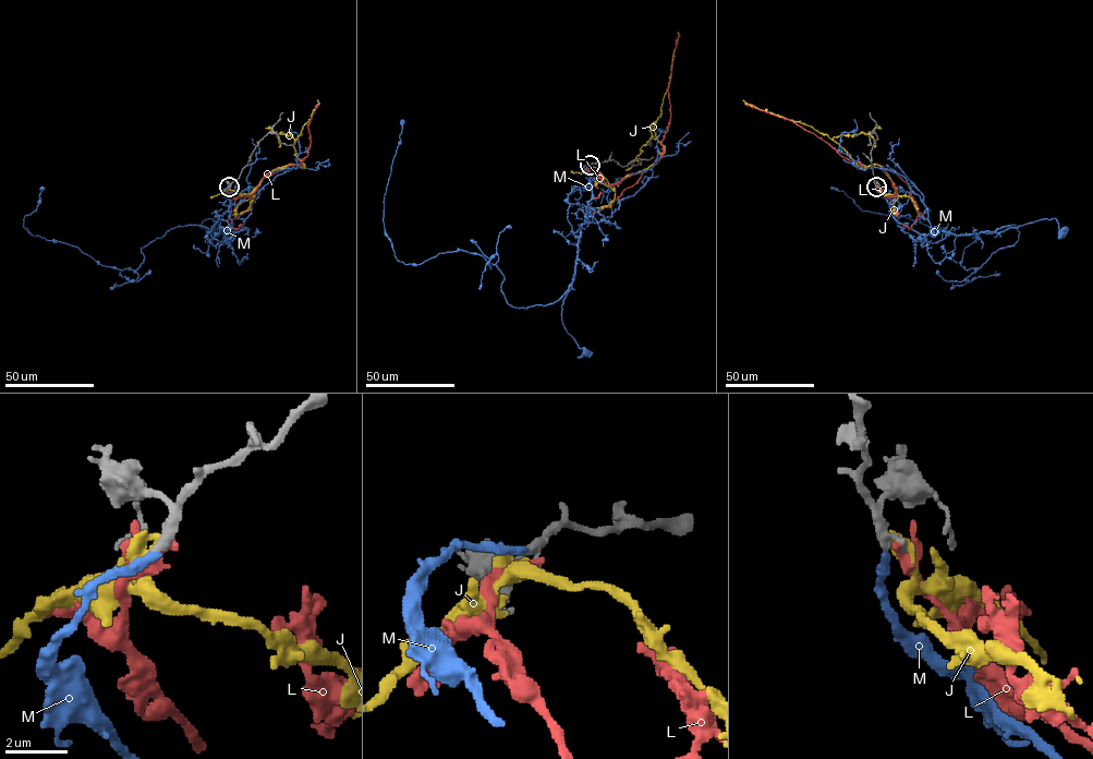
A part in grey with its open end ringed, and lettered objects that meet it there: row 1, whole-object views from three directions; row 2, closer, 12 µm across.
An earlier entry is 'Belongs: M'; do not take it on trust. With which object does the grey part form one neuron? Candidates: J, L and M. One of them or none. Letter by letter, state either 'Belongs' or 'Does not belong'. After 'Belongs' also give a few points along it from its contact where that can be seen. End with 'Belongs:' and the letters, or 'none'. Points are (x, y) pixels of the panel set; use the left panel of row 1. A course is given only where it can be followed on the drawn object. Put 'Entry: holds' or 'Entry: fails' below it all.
J: Does not belong
L: Does not belong
M: Belongs. Its course: (230, 187), (226, 235), (202, 223), (217, 218), (225, 230)
Belongs: M
Entry: holds

